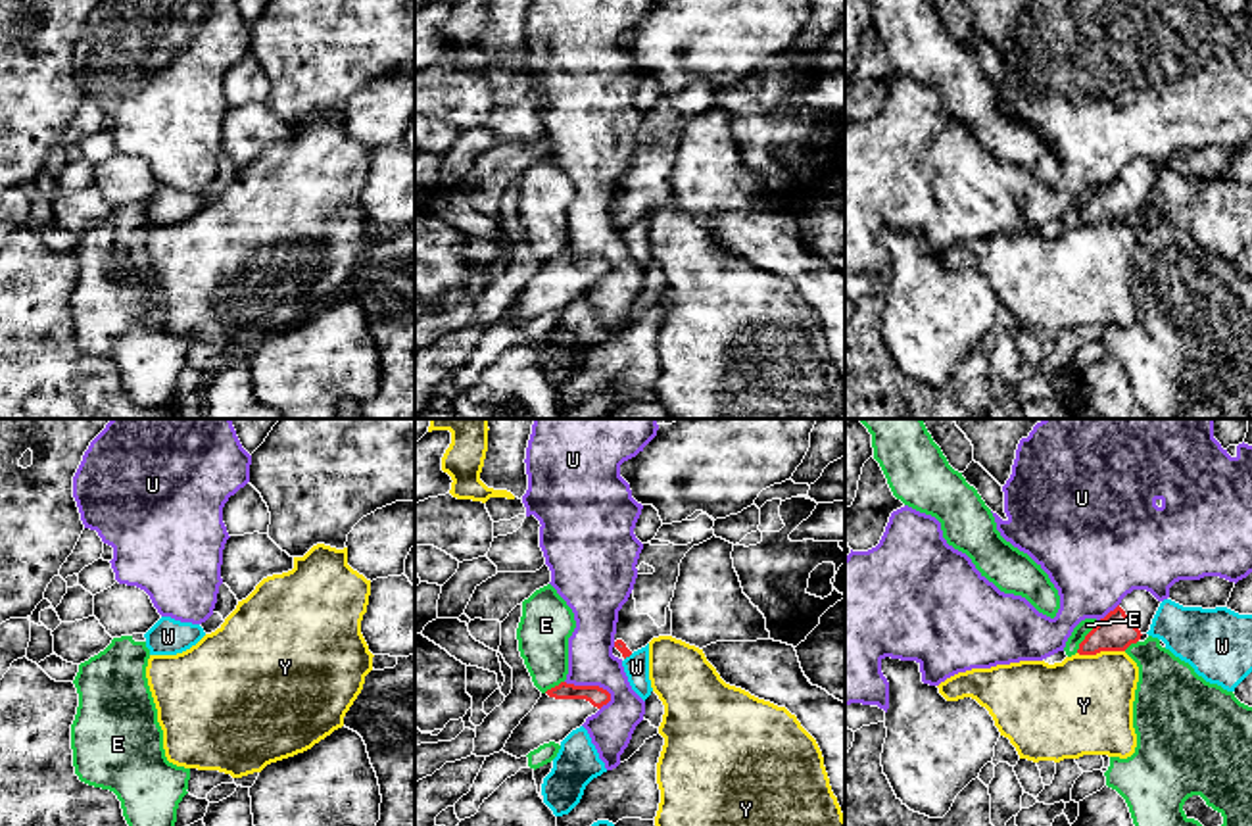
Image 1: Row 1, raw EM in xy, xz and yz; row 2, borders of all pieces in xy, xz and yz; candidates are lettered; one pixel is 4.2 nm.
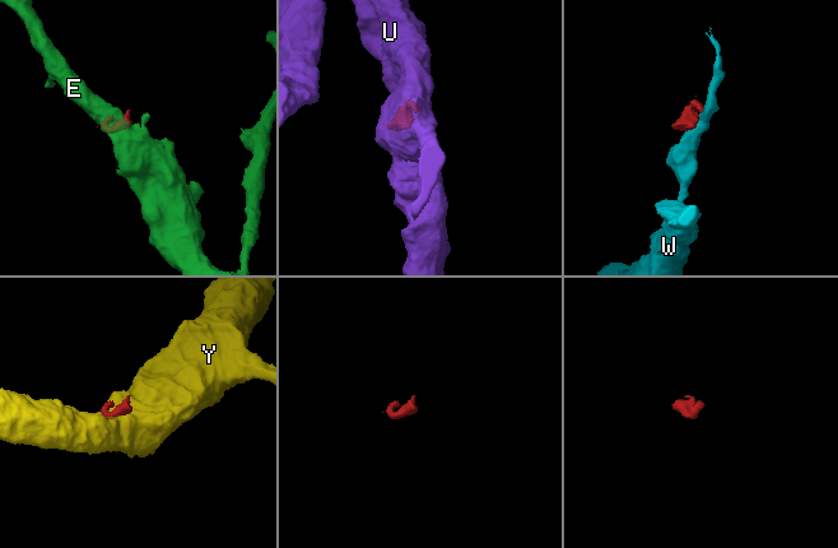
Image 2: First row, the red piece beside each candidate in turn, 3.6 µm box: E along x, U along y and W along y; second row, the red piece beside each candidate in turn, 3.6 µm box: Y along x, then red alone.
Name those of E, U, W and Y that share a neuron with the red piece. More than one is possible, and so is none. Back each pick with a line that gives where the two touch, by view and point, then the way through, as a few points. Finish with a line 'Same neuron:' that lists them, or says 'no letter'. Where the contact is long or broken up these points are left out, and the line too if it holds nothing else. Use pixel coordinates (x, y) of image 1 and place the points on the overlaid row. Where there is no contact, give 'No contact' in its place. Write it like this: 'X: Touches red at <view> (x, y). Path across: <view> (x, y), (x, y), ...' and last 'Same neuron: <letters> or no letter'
Same neuron: no letter

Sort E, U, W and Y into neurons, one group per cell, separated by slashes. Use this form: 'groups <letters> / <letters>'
groups E / U / W / Y

